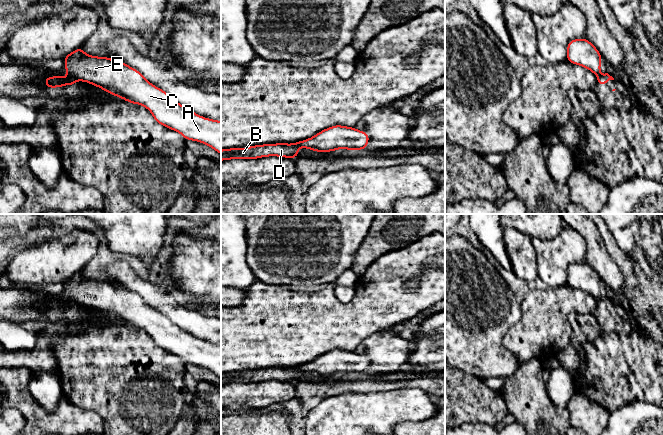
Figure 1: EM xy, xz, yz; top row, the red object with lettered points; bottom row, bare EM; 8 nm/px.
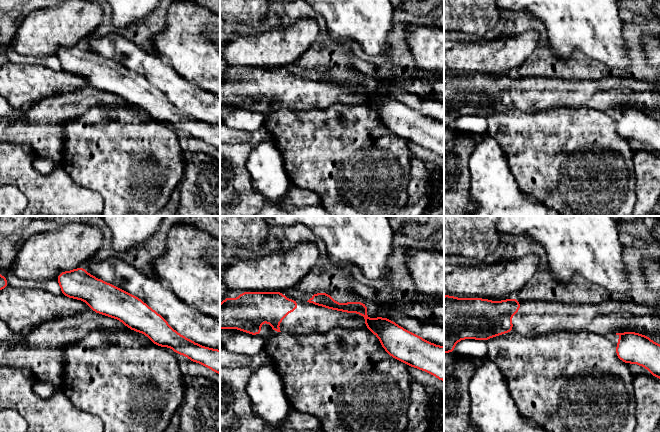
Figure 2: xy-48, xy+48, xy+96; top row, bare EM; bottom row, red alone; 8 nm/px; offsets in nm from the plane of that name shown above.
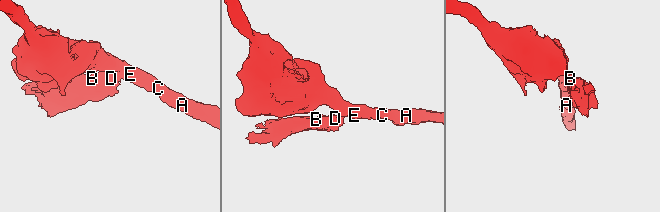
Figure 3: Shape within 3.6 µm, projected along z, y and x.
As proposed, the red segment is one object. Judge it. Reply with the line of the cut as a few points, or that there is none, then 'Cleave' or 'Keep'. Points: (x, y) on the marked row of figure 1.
Split along xy (70, 75), (76, 78). Cleave

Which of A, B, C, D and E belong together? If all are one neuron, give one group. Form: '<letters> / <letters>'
A C E / B D

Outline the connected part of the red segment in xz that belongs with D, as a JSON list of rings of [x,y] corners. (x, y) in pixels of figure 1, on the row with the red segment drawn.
[[[297,143],[264,144],[247,148],[230,148],[221,150],[221,161],[230,159],[258,159],[261,157],[278,156],[295,159],[300,146]]]

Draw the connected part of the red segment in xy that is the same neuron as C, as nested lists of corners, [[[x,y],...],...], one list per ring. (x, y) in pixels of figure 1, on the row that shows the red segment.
[[[82,47],[66,55],[63,61],[68,75],[97,86],[129,103],[143,105],[152,113],[156,123],[179,132],[185,140],[206,144],[221,155],[221,121],[204,118],[187,109],[164,90],[148,82],[138,70],[111,58],[87,55]]]

